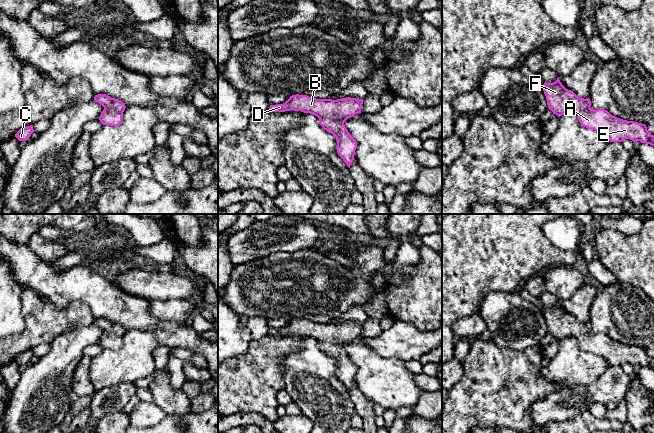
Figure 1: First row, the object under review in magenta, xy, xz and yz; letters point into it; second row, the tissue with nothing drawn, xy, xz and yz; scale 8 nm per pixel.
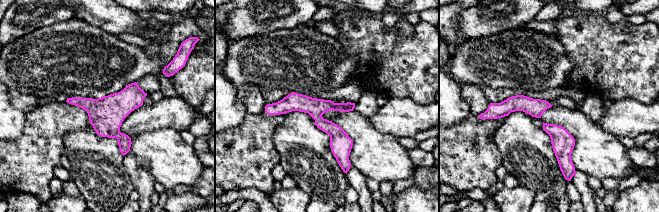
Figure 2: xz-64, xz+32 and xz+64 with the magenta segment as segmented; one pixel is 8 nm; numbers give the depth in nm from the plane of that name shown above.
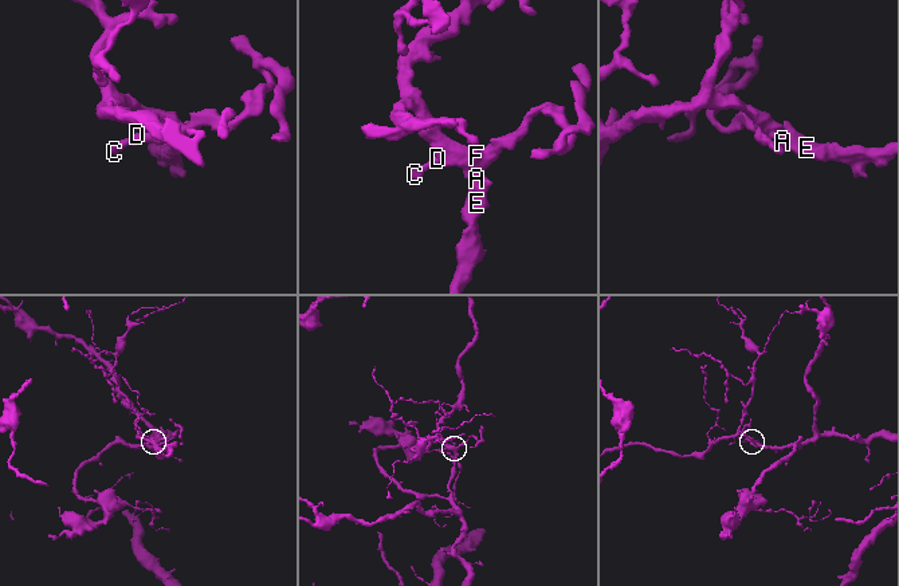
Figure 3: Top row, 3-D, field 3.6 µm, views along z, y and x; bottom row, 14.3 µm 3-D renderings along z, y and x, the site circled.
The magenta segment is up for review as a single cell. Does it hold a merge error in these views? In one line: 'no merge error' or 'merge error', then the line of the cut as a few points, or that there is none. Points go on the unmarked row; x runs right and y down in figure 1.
no merge error; no cut

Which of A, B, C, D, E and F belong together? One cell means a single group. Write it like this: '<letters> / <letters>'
A B C D E F

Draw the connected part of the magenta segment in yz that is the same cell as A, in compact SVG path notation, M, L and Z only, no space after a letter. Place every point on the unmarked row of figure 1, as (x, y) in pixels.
M559 301L553 307L544 307L543 315L548 332L558 341L575 336L582 350L603 357L610 366L630 363L654 370L654 360L645 348L617 342L604 333L592 333L589 322L580 322L566 313Z

